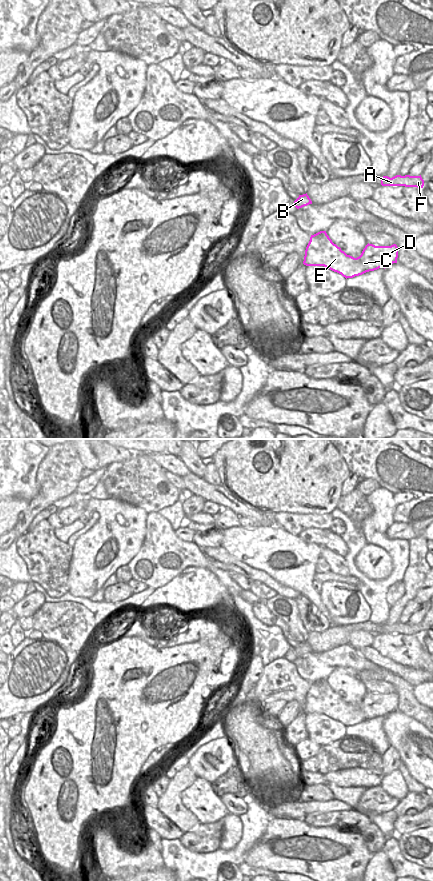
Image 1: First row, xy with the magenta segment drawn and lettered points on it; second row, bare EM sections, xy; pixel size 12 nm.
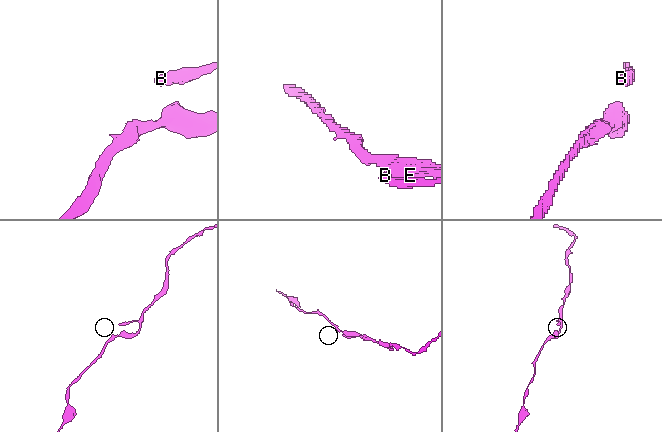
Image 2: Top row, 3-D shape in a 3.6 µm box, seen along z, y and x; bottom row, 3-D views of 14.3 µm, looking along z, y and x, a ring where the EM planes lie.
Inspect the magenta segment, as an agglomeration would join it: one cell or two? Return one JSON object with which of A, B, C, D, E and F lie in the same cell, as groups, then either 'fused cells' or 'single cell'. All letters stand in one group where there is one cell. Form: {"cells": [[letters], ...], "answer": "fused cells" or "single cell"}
{"cells": [["A", "B", "C", "D", "E", "F"]], "answer": "single cell"}

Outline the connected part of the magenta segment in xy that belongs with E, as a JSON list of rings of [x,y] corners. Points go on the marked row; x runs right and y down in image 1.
[[[320,231],[311,235],[305,250],[303,264],[306,266],[324,266],[343,277],[353,278],[369,271],[386,268],[397,263],[398,247],[375,246],[367,244],[361,255],[354,258],[341,250],[327,235]]]

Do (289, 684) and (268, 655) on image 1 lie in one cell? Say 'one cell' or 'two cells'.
two cells

